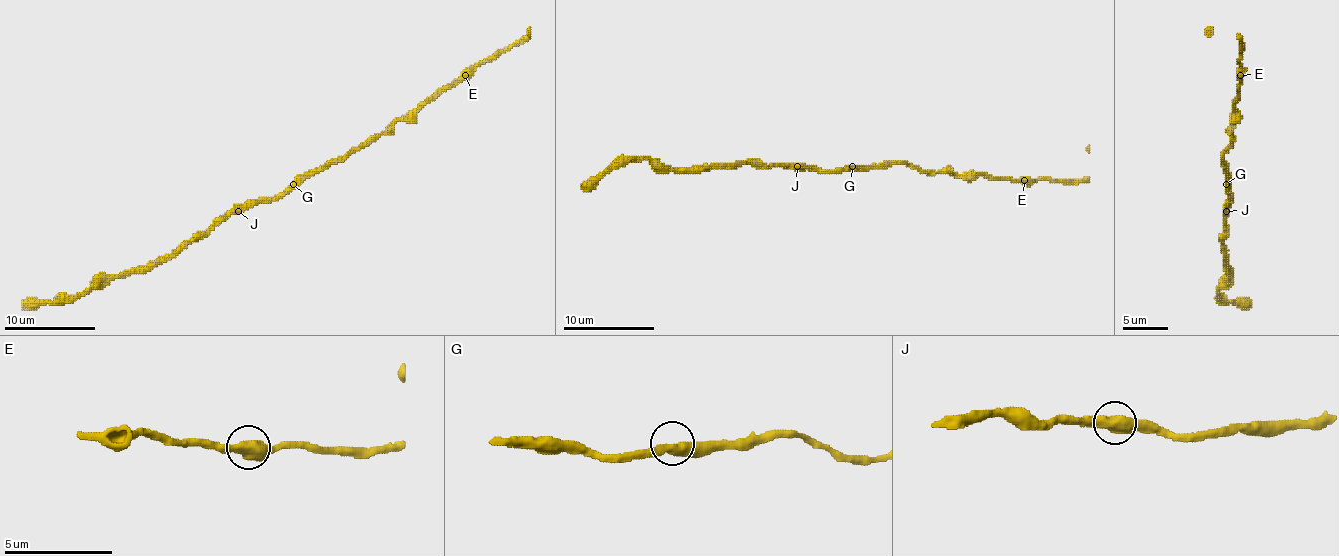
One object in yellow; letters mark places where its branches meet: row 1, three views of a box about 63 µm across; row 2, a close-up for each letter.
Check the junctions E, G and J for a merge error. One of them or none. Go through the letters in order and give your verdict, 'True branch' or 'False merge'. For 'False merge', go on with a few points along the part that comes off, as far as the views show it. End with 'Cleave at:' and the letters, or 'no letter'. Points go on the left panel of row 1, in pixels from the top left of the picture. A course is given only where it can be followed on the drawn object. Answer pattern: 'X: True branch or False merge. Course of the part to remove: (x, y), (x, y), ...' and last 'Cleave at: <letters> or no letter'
E: True branch
G: True branch
J: True branch
Cleave at: no letter

